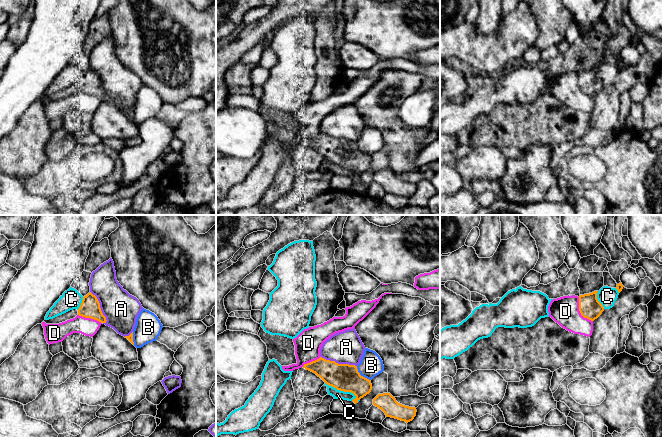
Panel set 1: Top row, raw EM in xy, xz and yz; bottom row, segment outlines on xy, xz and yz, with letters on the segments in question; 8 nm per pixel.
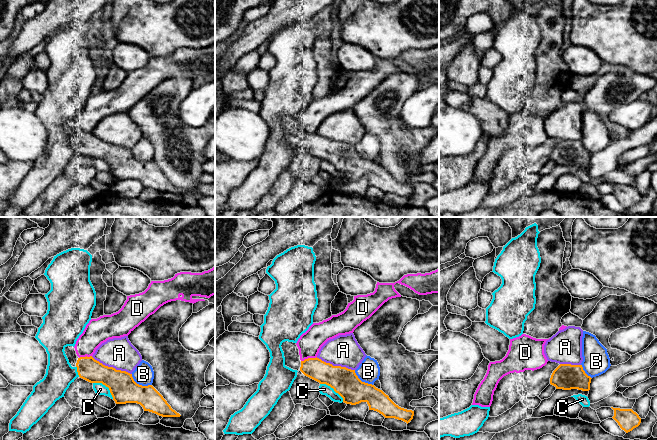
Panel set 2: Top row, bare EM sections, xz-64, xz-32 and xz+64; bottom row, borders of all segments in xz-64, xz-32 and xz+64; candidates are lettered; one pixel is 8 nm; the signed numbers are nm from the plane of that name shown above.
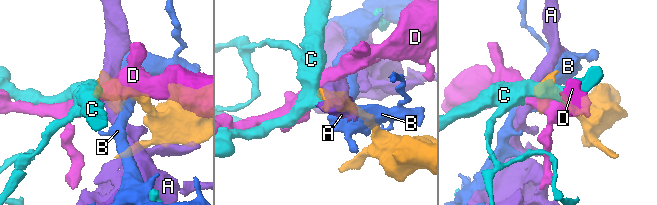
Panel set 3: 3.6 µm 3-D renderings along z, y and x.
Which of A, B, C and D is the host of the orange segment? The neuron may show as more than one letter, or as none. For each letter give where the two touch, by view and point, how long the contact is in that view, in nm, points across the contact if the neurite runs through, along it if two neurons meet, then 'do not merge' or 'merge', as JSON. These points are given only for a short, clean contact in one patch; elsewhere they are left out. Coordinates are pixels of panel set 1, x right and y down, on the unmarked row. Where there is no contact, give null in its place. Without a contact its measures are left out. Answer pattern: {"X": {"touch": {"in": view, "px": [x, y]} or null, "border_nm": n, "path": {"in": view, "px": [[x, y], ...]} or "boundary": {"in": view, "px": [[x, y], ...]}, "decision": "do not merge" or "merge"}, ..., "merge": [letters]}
{"A": {"touch": {"in": "xz", "px": [339, 140]}, "border_nm": 300, "decision": "do not merge"}, "B": {"touch": {"in": "xz", "px": [360, 151]}, "border_nm": 170, "decision": "do not merge"}, "C": {"touch": {"in": "xz", "px": [341, 166]}, "border_nm": 280, "decision": "do not merge"}, "D": {"touch": {"in": "yz", "px": [579, 86]}, "border_nm": 240, "decision": "do not merge"}, "merge": []}

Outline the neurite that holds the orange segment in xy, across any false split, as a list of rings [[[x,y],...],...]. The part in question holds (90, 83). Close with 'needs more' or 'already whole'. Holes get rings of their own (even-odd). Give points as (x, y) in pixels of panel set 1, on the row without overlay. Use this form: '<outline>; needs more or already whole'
[[[91,68],[83,73],[82,79],[79,85],[70,86],[62,91],[59,91],[53,95],[44,96],[46,100],[59,100],[67,96],[75,94],[77,91],[97,96],[101,99],[106,99],[106,93],[103,91],[100,79],[95,71]]]; needs more

